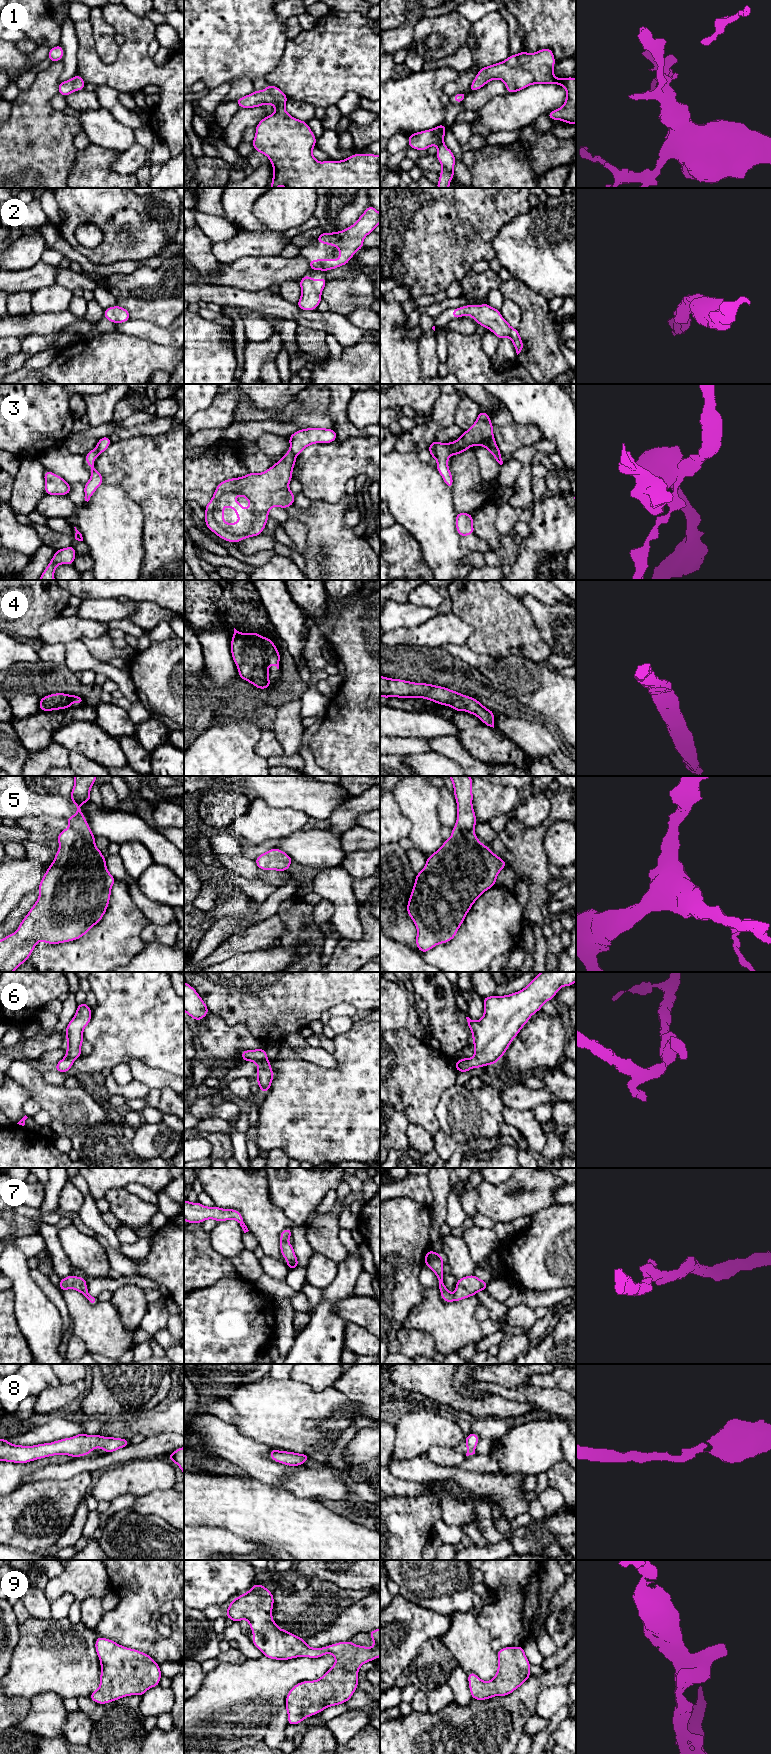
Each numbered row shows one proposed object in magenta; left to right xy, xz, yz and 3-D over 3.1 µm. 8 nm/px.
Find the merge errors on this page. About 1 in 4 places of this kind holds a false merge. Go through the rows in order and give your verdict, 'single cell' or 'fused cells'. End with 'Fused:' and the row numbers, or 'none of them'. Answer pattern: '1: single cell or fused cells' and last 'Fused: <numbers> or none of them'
1: single cell
2: single cell
3: fused cells
4: single cell
5: single cell
6: single cell
7: single cell
8: single cell
9: single cell
Fused: 3

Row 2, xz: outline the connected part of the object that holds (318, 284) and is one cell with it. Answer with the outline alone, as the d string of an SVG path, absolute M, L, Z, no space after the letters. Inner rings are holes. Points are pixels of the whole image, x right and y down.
M305 275L300 281L301 298L297 306L301 310L315 310L322 301L321 292L324 289L327 280L325 278L311 279Z

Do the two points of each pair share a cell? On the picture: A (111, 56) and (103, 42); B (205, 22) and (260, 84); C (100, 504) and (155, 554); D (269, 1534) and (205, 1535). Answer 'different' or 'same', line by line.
A: same
B: different
C: different
D: different

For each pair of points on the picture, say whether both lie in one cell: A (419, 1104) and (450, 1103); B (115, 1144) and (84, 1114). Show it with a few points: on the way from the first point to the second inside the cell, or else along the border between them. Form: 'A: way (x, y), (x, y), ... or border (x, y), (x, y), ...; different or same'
A: border (453, 1085), (444, 1092), (436, 1108), (440, 1126); different
B: way (107, 1137), (92, 1122); same

